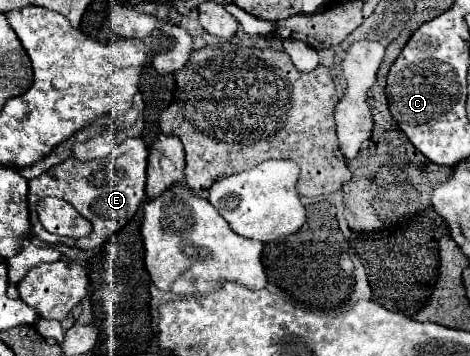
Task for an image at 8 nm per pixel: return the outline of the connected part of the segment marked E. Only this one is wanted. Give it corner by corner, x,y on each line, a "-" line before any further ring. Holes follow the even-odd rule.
125,139
123,143
119,143
115,147
113,155
107,157
105,161
81,163
75,159
67,159
55,167
51,167
43,175
29,181
27,205
29,205
31,235
49,245
69,245
69,247
77,247
77,249
97,249
97,247
105,245
113,237
113,233
123,229
135,217
137,209
145,201
145,167
147,167
147,147
141,139
-
47,195
65,199
69,205
73,205
77,209
77,213
93,225
91,235
87,235
83,239
69,239
69,237
59,237
59,235
47,233
35,213
37,201

